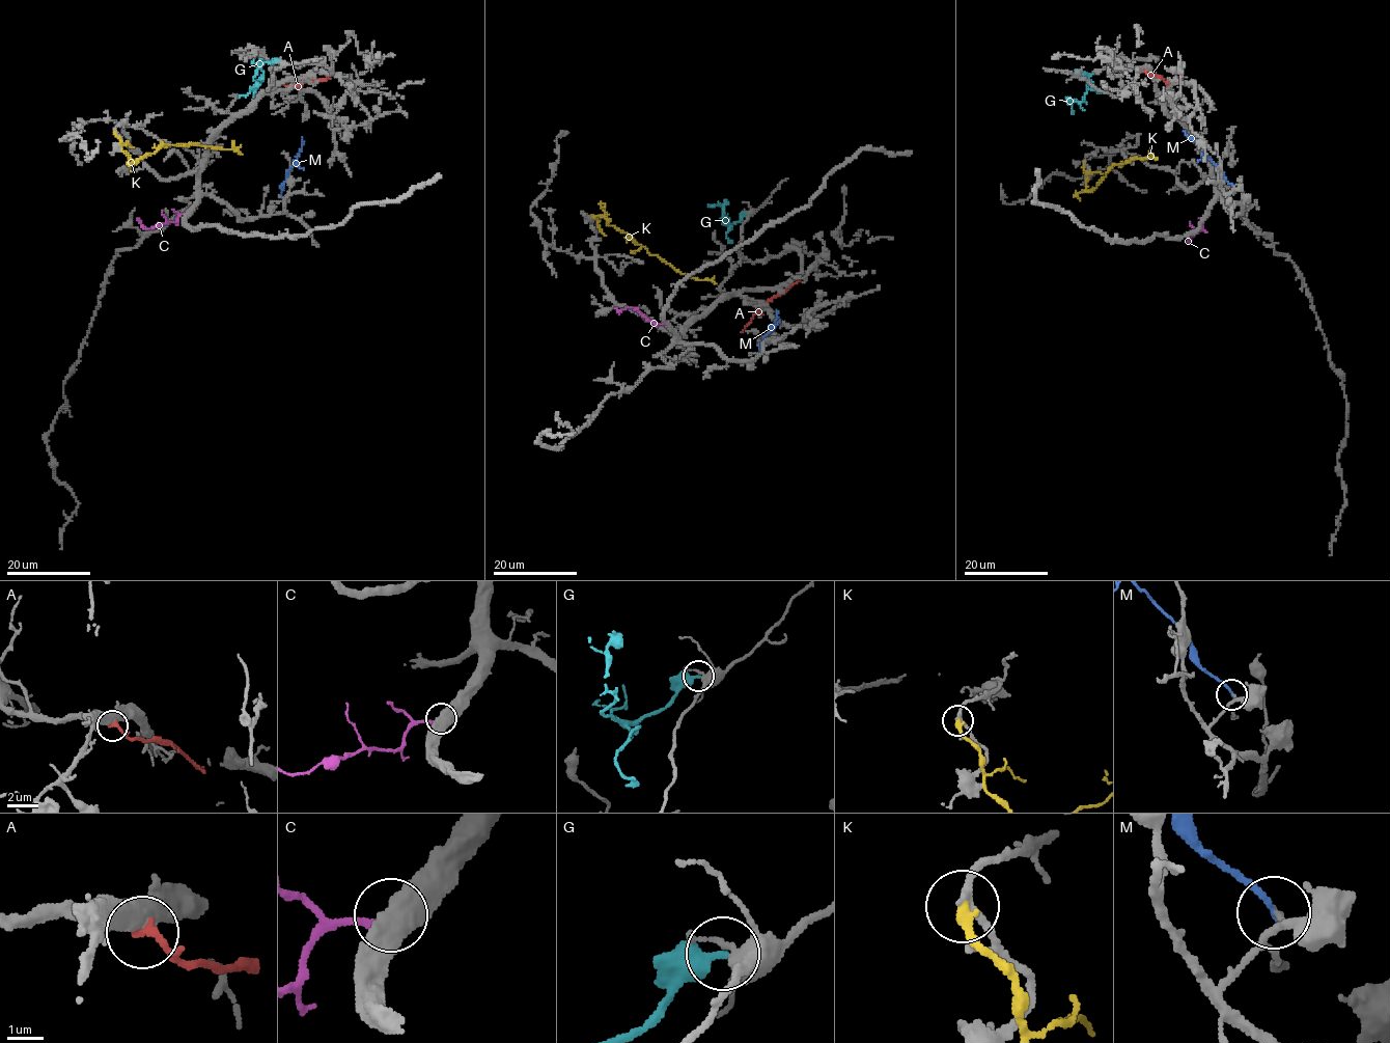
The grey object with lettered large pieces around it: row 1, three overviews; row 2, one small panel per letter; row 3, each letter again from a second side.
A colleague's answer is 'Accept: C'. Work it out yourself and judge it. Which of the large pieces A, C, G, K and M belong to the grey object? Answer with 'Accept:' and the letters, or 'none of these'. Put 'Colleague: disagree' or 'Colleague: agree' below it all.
Accept: C
Colleague: agree

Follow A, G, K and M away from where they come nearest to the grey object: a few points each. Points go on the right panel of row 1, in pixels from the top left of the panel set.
A: (1143, 71), (1166, 82), (1178, 81), (1198, 85)
G: (1076, 72), (1085, 73), (1088, 81), (1084, 98), (1072, 104), (1073, 114)
K: (1084, 162), (1086, 189), (1089, 191), (1116, 164), (1137, 157), (1151, 158), (1151, 148)
M: (1233, 187), (1199, 143), (1183, 130)

